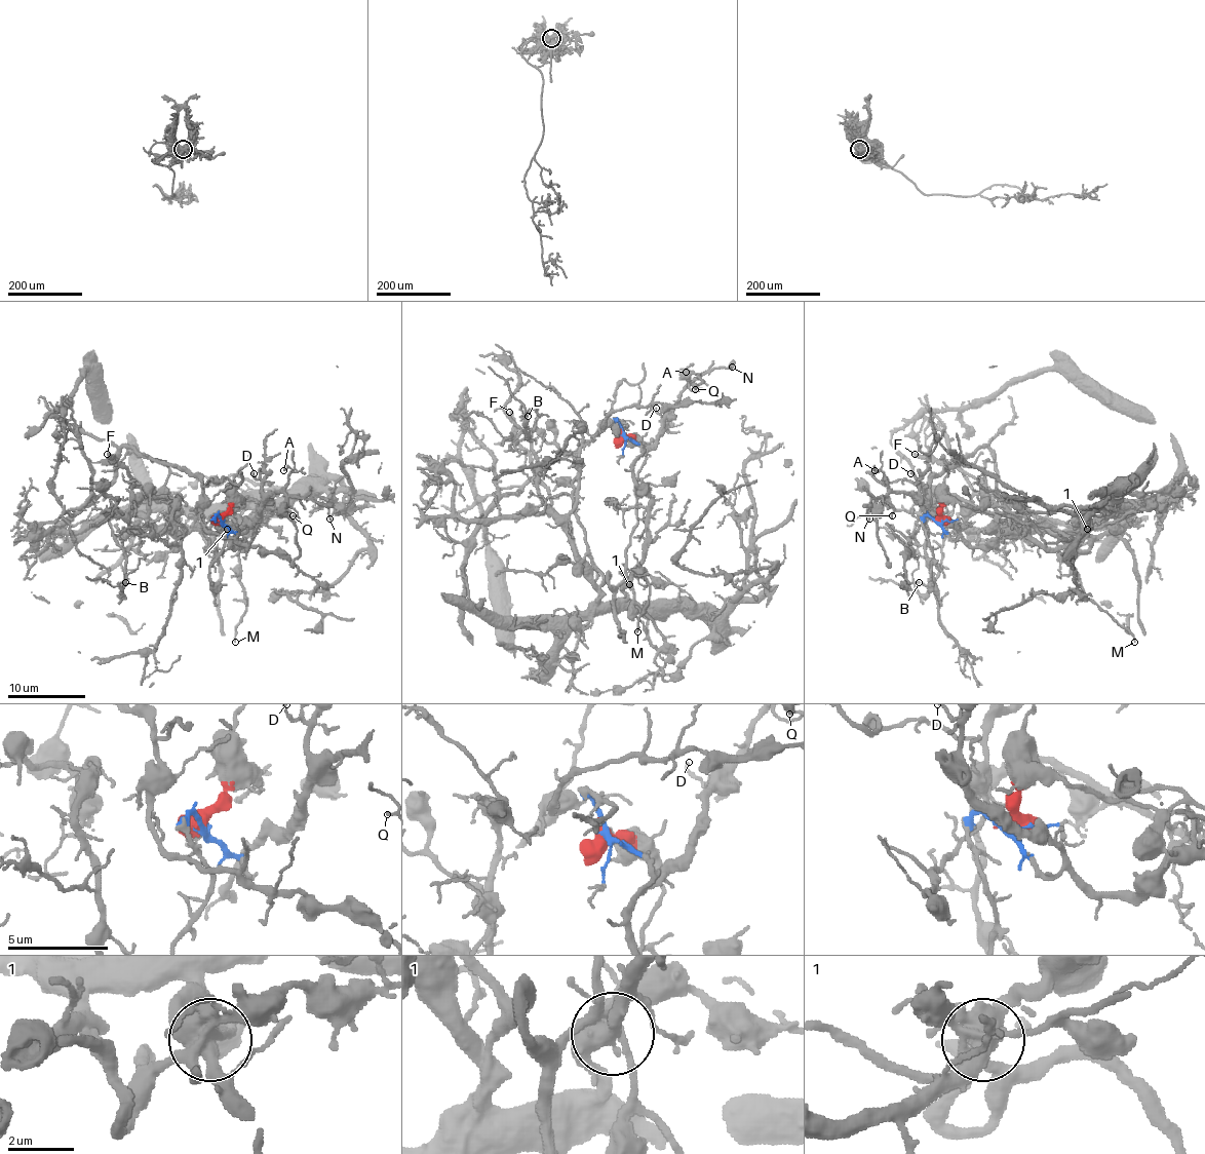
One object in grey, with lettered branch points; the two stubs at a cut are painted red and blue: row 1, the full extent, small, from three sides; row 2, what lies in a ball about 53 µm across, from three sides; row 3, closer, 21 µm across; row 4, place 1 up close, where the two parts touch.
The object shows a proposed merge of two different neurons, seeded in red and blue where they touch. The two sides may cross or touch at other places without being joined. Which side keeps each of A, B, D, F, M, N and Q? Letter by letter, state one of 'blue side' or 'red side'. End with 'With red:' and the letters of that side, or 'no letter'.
A: blue side
B: blue side
D: blue side
F: blue side
M: blue side
N: blue side
Q: blue side
With red: no letter

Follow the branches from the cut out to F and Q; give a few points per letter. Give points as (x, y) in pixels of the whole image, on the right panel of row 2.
F: (937, 522), (972, 546), (1021, 533), (1063, 548), (1104, 517), (1060, 533), (1026, 531), (978, 481), (914, 453)
Q: (937, 522), (957, 539), (950, 524), (933, 517), (902, 492), (885, 498), (894, 507), (892, 515)

